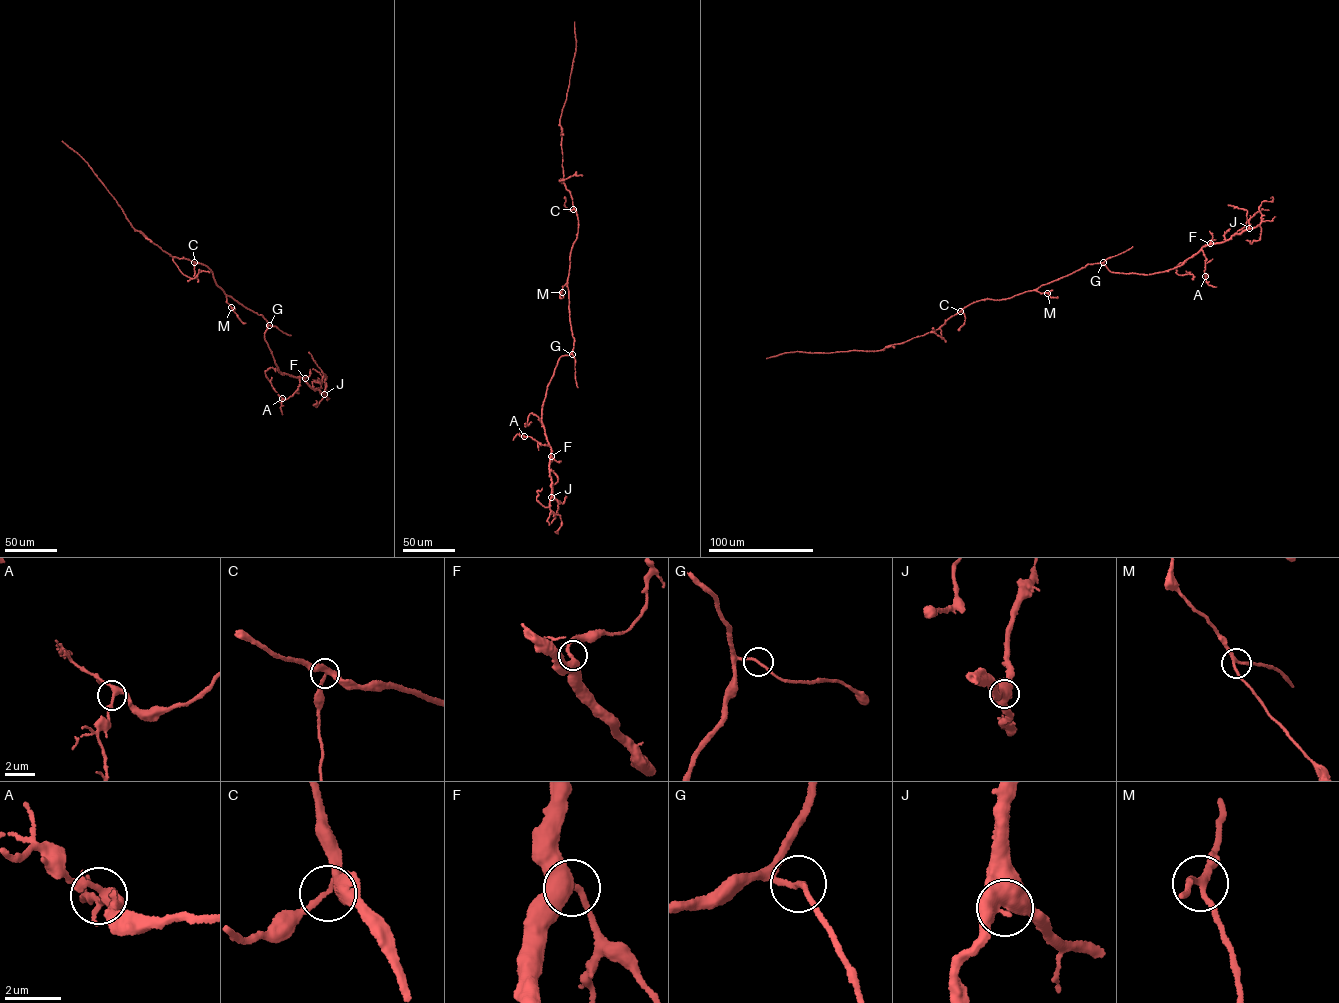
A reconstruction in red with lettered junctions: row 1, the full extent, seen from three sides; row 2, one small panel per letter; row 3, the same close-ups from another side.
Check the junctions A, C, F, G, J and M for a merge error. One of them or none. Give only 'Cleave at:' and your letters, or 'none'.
Cleave at: none

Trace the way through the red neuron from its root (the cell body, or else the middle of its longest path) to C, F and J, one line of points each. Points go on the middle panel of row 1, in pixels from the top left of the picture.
C: (567, 281), (570, 253), (578, 231), (578, 218), (573, 209)
F: (567, 281), (574, 348), (571, 353), (558, 361), (542, 409), (541, 421), (551, 456)
J: (567, 281), (574, 348), (571, 353), (558, 361), (542, 409), (541, 421), (551, 448), (551, 497)

